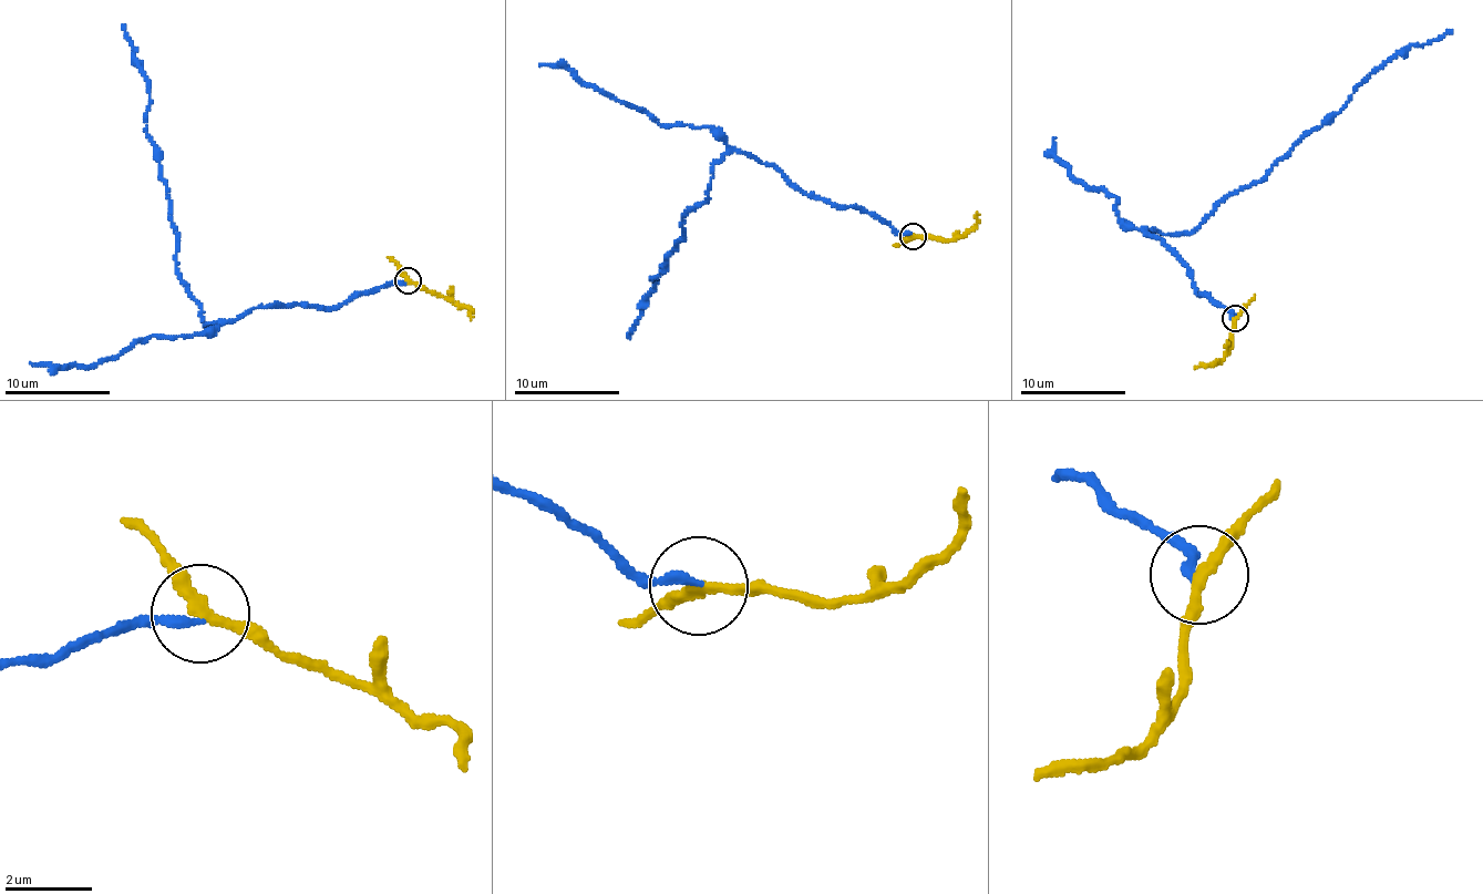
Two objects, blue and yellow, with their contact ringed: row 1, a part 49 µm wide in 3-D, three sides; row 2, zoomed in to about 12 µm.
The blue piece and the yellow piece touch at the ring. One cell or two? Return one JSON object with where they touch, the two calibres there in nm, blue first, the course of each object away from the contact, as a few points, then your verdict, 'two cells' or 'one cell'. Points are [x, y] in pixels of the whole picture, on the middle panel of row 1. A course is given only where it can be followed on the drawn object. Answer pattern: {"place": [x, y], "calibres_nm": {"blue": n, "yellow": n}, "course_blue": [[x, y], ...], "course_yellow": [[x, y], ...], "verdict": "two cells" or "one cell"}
{"place": [913, 236], "calibres_nm": {"blue": 200, "yellow": 240}, "course_blue": [[914, 235], [795, 189], [780, 171], [727, 150], [627, 338]], "course_yellow": [[914, 236], [956, 239], [977, 226], [977, 213]], "verdict": "two cells"}

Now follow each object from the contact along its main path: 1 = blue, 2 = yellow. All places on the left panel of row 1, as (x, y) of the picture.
1: (408, 284), (326, 307), (273, 304), (206, 326), (176, 268), (176, 227), (146, 131), (150, 83), (122, 24)
2: (408, 279), (450, 297), (471, 310), (471, 320)

